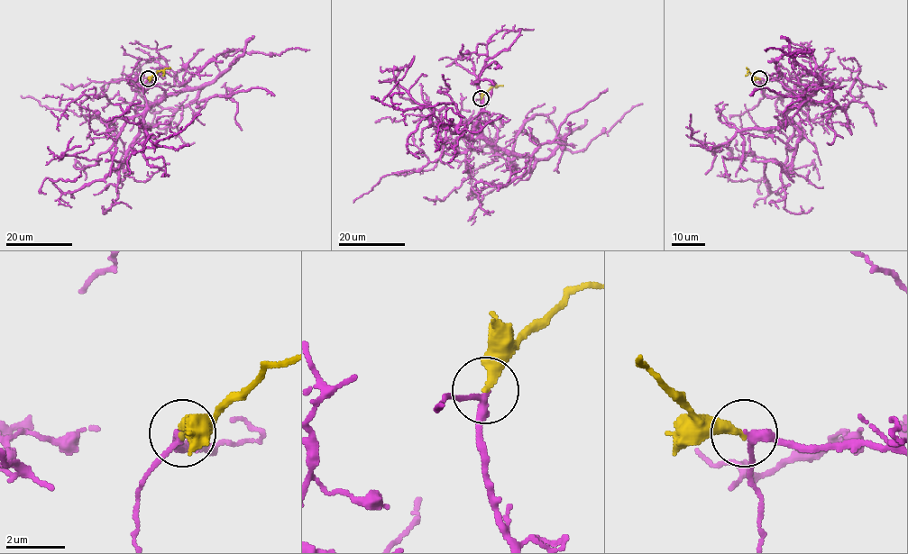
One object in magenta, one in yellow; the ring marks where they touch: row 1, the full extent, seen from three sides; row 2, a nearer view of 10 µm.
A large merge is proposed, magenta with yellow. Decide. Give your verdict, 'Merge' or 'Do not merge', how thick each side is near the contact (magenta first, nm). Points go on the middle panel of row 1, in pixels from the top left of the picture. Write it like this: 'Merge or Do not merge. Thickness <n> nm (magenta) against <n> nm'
Merge. Thickness 220 nm (magenta) against 320 nm

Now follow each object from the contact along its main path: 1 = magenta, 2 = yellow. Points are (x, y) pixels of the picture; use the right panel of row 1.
1: (759, 79), (804, 101), (787, 113), (800, 133), (791, 168), (765, 162), (771, 193), (764, 179), (717, 176)
2: (759, 79), (747, 68)

